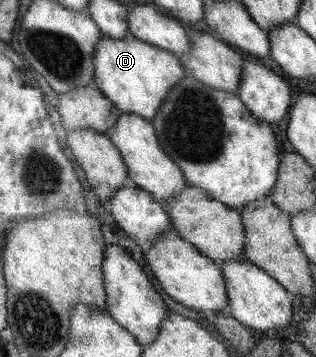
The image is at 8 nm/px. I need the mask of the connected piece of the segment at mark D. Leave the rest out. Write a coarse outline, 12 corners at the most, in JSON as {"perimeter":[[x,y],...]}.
{"perimeter":[[101,38],[92,86],[121,113],[155,117],[186,76],[177,56]]}

